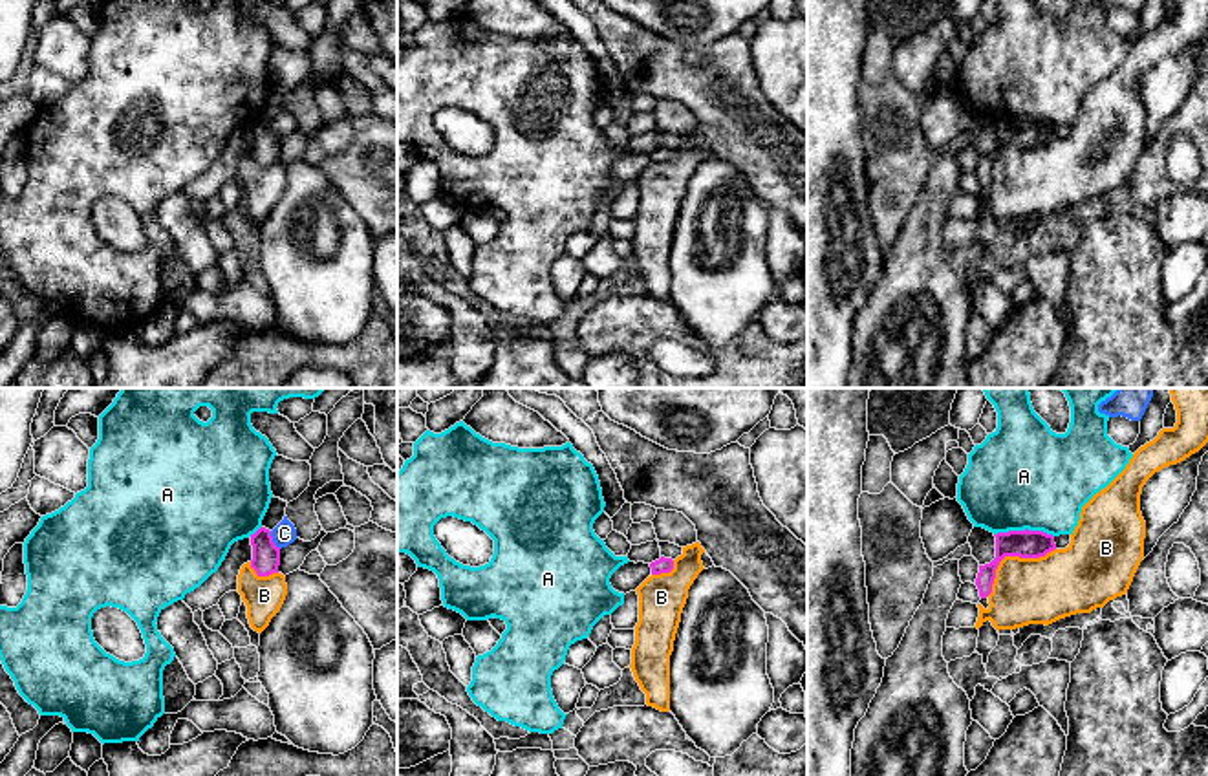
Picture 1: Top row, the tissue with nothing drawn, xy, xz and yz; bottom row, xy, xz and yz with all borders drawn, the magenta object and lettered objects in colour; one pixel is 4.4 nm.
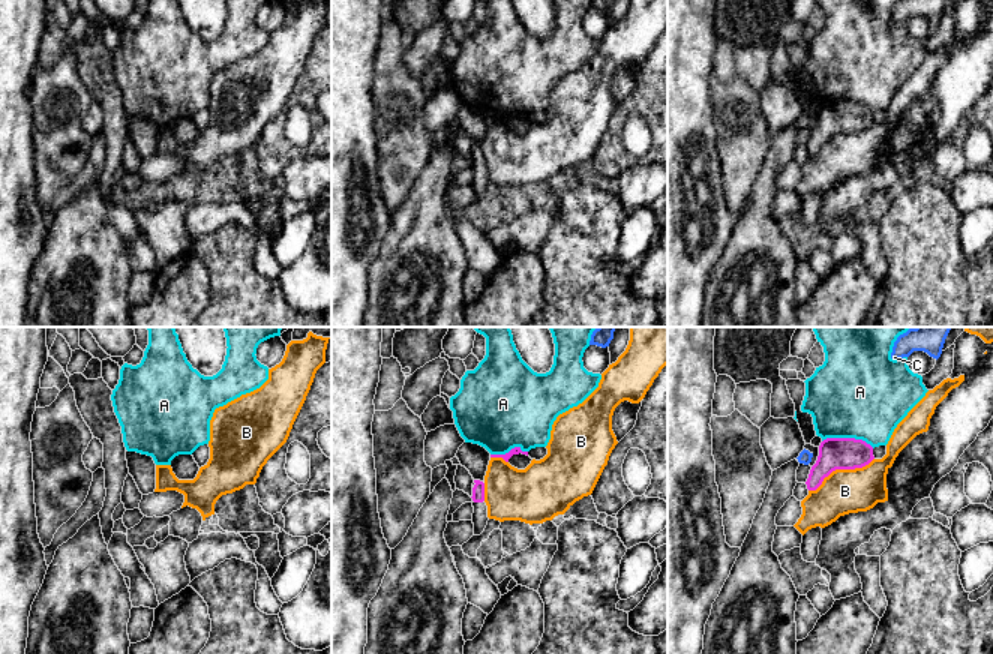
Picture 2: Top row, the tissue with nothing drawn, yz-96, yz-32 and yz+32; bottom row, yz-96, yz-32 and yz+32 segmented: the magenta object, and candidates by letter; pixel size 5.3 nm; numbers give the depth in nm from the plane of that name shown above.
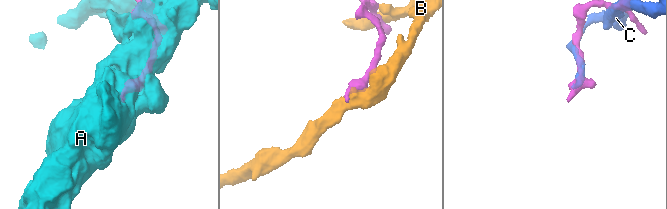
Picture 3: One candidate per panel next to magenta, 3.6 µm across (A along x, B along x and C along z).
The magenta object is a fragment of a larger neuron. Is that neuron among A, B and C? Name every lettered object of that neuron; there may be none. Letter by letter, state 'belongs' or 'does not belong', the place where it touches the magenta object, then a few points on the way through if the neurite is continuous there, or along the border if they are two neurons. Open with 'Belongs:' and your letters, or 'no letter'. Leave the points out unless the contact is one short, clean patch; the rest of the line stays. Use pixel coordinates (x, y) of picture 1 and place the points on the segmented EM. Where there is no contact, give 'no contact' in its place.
Belongs: no letter
A: does not belong | yz (1024, 531)
B: does not belong | yz (1011, 555) | along yz (1055, 548), (1038, 557), (1005, 557), (987, 595)
C: does not belong | xy (271, 540)

